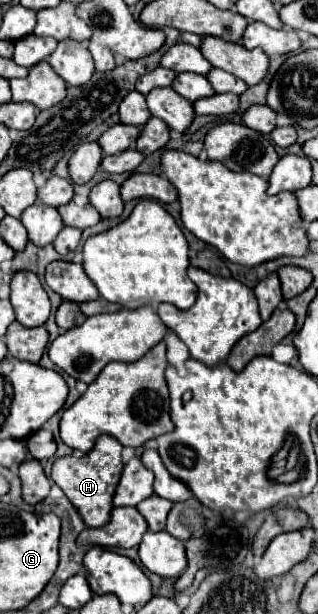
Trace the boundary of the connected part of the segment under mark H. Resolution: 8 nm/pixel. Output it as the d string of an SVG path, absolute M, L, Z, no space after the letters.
M109 434L99 436L97 444L91 452L85 456L63 456L57 458L51 468L53 482L65 492L65 496L73 502L73 506L79 510L83 522L87 526L105 526L109 522L111 510L113 510L113 494L119 484L119 476L123 472L123 460L121 460L123 446Z

